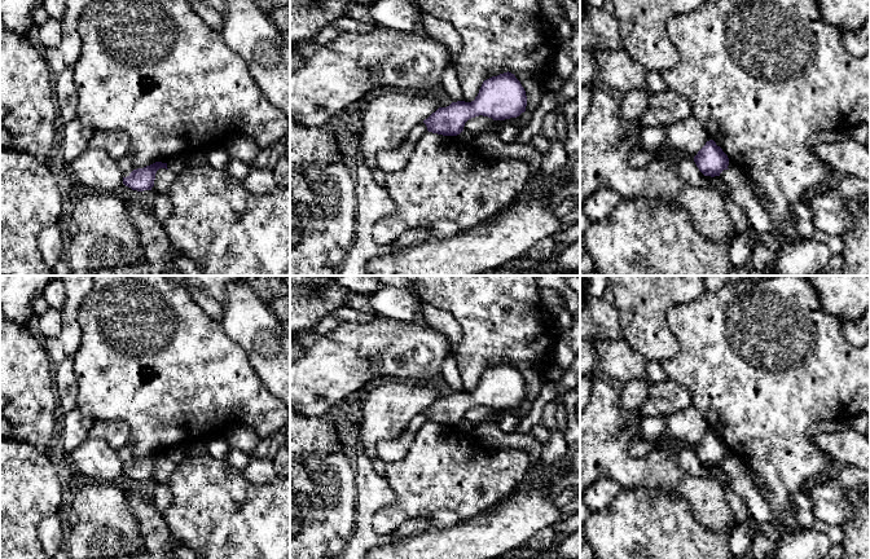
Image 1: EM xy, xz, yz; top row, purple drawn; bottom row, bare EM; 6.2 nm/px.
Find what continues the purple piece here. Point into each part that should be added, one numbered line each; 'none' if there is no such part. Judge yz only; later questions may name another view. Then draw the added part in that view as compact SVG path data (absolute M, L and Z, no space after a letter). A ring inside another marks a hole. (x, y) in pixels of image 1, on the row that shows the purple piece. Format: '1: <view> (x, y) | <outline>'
none

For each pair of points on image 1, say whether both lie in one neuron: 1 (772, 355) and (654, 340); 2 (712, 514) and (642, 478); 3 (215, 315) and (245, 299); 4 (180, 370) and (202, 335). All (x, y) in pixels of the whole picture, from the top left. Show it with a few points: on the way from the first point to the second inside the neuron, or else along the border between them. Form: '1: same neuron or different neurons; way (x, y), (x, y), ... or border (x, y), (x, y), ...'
1: different neurons; border (666, 315), (676, 340), (676, 352), (662, 362)
2: same neuron; way (695, 497), (681, 483), (671, 478), (659, 478)
3: different neurons; border (223, 304), (223, 318), (220, 322)
4: same neuron; way (180, 361), (180, 357), (193, 344)

